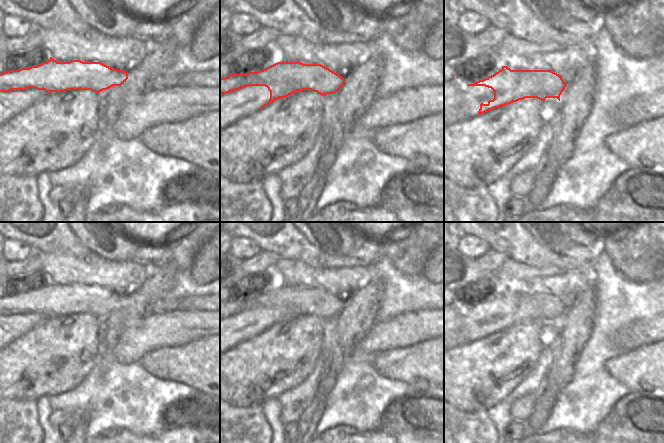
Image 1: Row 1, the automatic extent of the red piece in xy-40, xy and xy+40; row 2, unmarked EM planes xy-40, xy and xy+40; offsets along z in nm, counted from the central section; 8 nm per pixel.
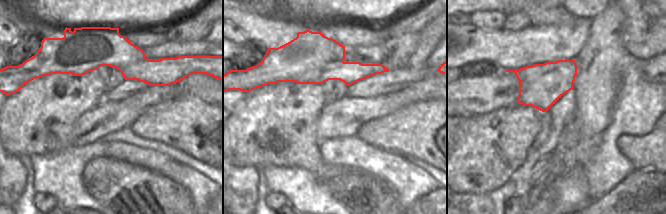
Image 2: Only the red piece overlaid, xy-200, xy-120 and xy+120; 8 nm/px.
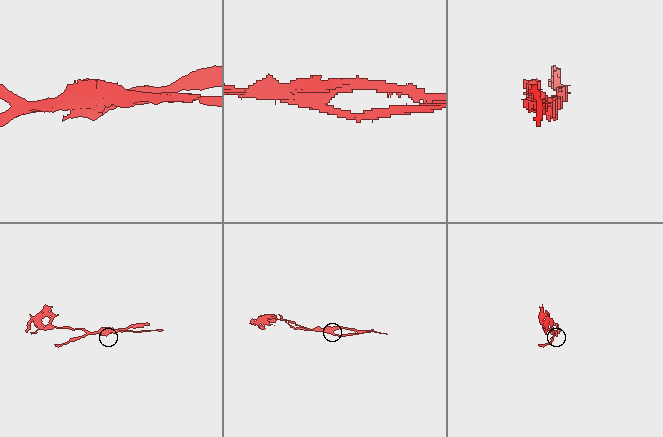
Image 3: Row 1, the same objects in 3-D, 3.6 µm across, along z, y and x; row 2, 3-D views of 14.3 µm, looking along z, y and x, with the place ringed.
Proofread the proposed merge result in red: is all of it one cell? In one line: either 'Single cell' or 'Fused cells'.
Fused cells.

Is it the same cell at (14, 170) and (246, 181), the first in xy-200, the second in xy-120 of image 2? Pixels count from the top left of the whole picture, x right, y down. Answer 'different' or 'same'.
same

